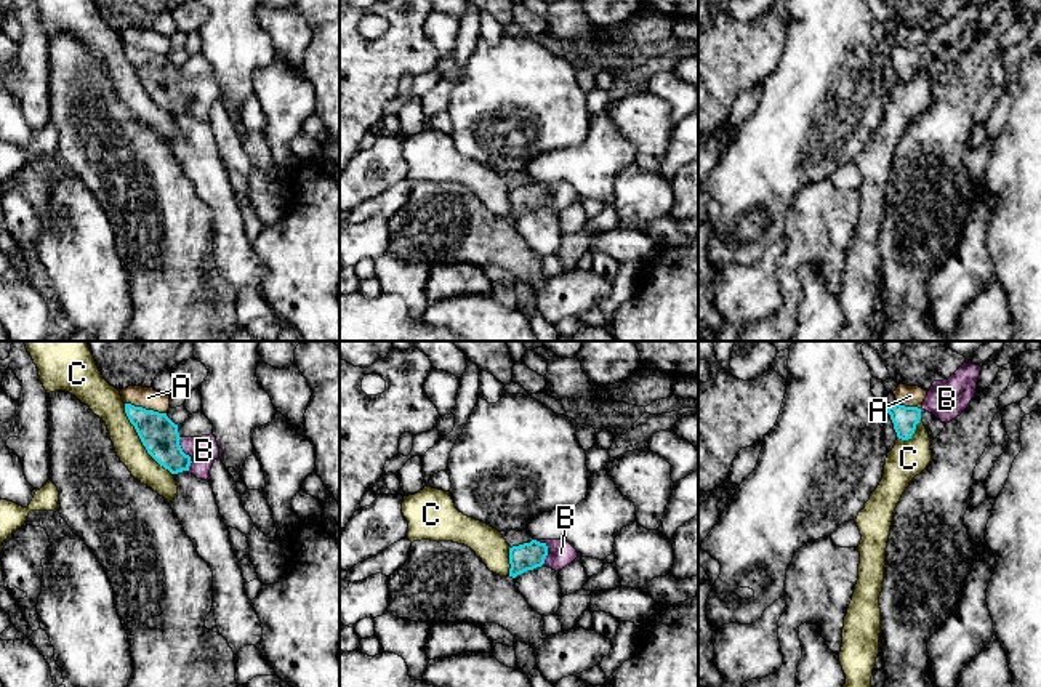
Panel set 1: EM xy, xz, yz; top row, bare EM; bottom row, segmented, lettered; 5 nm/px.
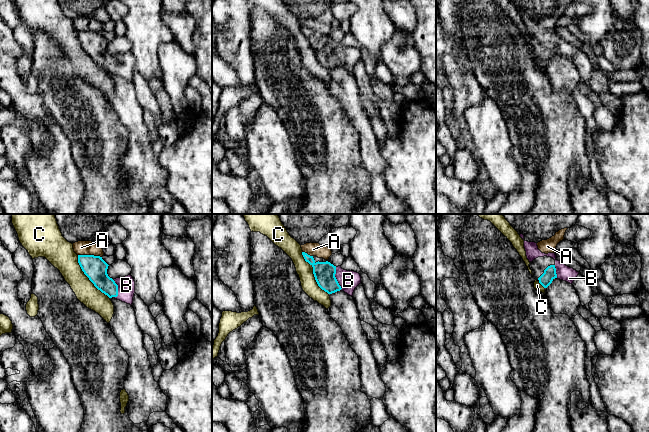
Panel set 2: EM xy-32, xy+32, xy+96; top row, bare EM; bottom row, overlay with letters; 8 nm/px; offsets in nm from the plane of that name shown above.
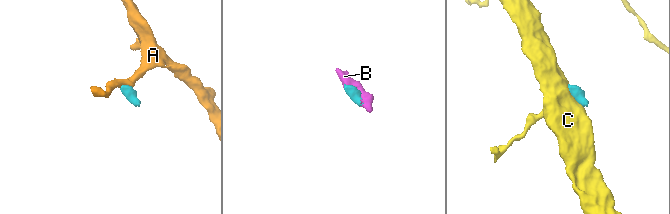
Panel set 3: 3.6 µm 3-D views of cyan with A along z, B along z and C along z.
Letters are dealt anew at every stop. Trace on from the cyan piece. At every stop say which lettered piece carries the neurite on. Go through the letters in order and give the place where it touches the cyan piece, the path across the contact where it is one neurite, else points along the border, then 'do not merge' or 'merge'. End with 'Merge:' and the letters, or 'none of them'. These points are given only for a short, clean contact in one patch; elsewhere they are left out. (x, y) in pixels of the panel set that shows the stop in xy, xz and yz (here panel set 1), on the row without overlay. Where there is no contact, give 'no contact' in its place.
A: xy (144, 50) | along xy (125, 44), (165, 55) | do not merge
B: xy (184, 95) | merge
C: xy (141, 82) | do not merge
Merge: B

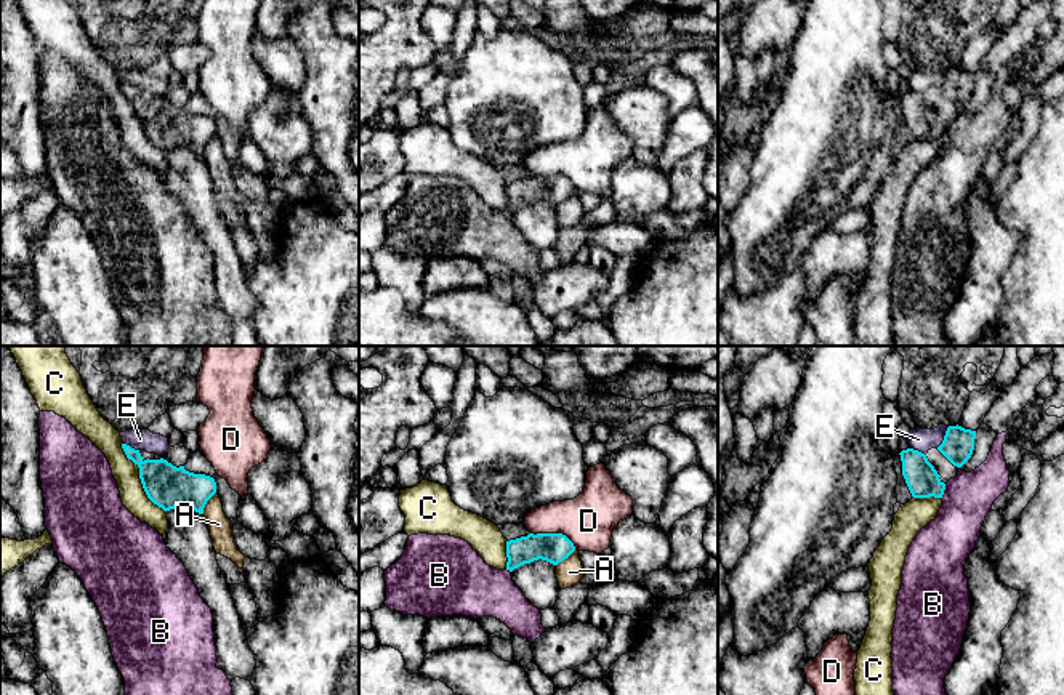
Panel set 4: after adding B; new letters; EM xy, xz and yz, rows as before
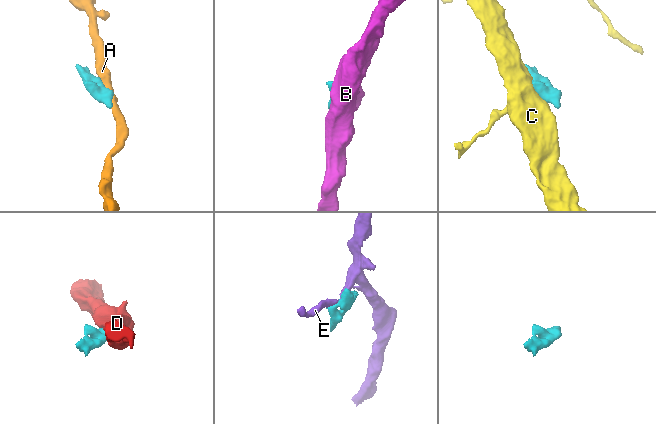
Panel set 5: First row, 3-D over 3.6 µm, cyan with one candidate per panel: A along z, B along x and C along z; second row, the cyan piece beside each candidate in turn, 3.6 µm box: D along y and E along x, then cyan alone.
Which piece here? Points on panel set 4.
A: xy (205, 144) | do not merge
B: yz (943, 133) | along yz (946, 125), (941, 140) | do not merge
C: xy (140, 119) | do not merge
D: xz (555, 175) | along xz (531, 173), (563, 175), (576, 189) | do not merge
E: yz (944, 79) | along yz (949, 68), (944, 80), (936, 88) | do not merge
Merge: none of them

